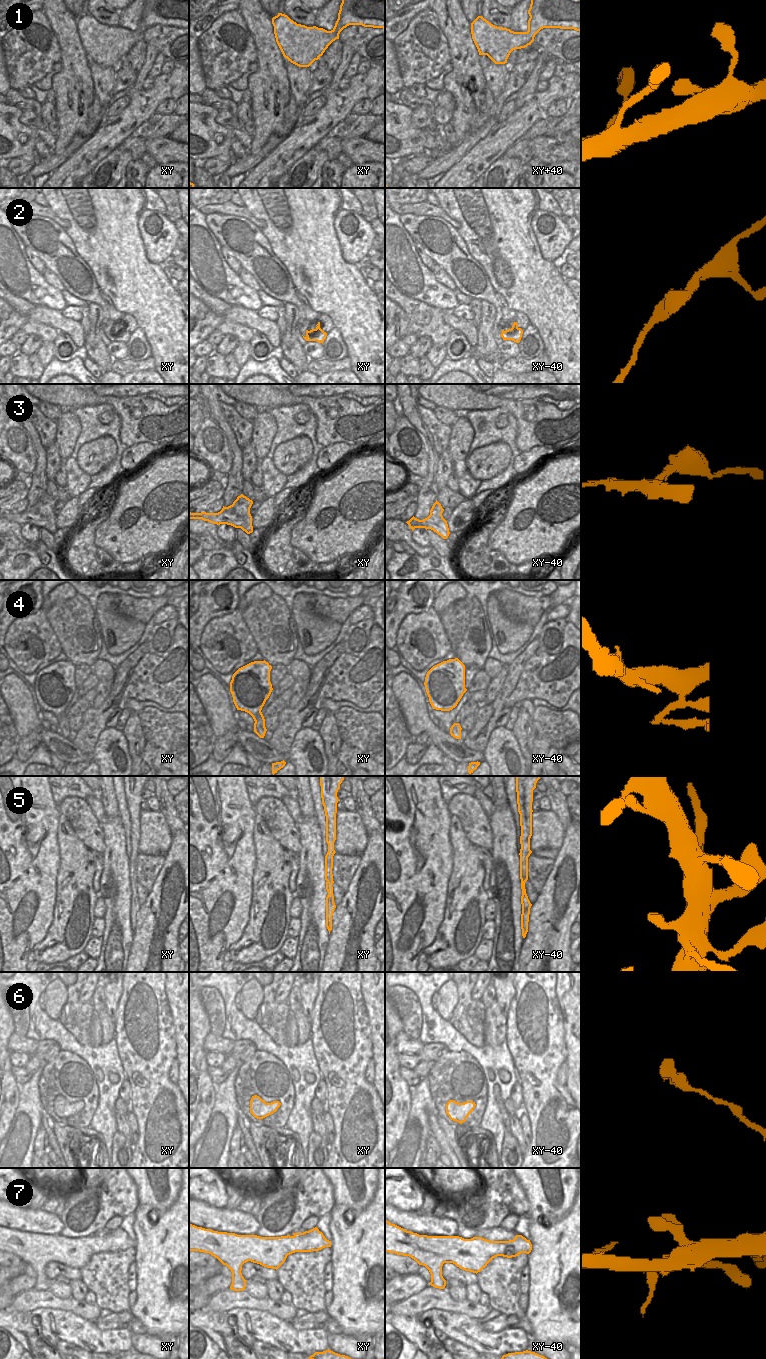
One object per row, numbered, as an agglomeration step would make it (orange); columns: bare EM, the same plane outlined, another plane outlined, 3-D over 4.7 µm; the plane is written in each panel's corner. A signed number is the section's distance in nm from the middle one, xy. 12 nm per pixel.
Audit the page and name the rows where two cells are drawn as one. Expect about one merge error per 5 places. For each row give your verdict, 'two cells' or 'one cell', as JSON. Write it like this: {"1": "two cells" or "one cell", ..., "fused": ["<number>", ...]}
{"1": "one cell", "2": "one cell", "3": "one cell", "4": "two cells", "5": "two cells", "6": "two cells", "7": "one cell", "fused": ["4", "5", "6"]}

